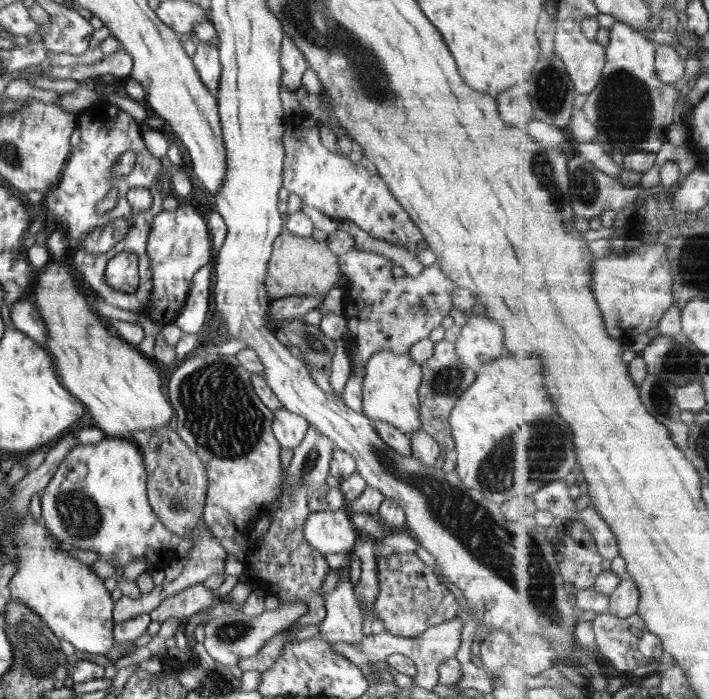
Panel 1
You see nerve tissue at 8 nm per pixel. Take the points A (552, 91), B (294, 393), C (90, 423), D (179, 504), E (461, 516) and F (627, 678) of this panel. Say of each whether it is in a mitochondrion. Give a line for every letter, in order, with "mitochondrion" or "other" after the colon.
A: mitochondrion
B: other
C: other
D: mitochondrion
E: mitochondrion
F: other

